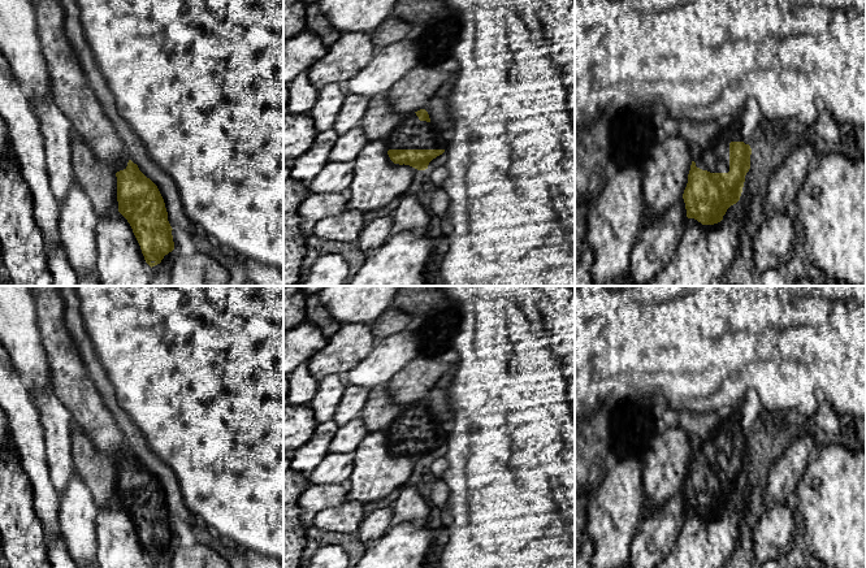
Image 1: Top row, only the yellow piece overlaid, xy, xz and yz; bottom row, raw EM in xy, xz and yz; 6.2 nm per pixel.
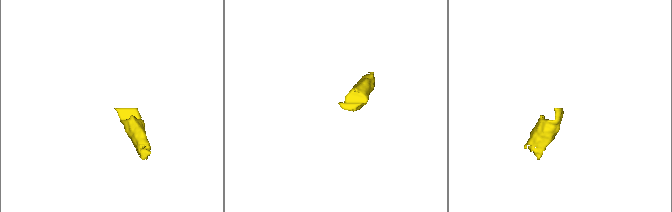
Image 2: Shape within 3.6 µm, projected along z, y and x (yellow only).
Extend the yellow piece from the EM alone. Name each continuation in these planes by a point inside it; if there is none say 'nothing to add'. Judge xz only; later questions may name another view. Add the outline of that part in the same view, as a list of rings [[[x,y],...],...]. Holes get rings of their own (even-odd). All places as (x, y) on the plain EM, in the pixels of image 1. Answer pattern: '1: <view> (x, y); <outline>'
1: xz (411, 424); [[[416,404],[406,406],[387,428],[389,441],[445,441],[447,425],[432,413],[420,412]]]

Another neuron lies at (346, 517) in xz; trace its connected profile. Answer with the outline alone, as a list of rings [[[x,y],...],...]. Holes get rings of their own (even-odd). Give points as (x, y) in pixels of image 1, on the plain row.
[[[346,500],[337,507],[324,508],[315,515],[312,526],[343,534],[356,533],[365,517],[364,503],[359,500]]]

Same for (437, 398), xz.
[[[447,372],[440,378],[425,398],[425,402],[429,404],[430,413],[445,425],[449,425],[453,420],[453,411],[449,400],[449,387],[453,378],[454,372]]]

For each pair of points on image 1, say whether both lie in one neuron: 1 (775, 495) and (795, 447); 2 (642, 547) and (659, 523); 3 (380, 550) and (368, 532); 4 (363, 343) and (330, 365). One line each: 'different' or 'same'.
1: same
2: same
3: different
4: same

